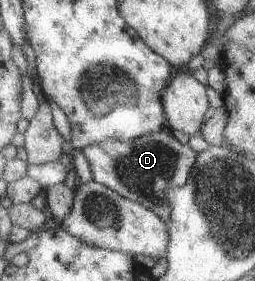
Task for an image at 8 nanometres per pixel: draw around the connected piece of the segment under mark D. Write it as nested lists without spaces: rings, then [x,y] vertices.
[[[169,128],[130,141],[108,139],[104,143],[94,143],[82,153],[89,162],[94,180],[120,193],[122,197],[144,205],[166,223],[172,217],[172,205],[170,199],[166,199],[166,189],[184,185],[198,157],[196,151],[188,145],[182,145]]]

